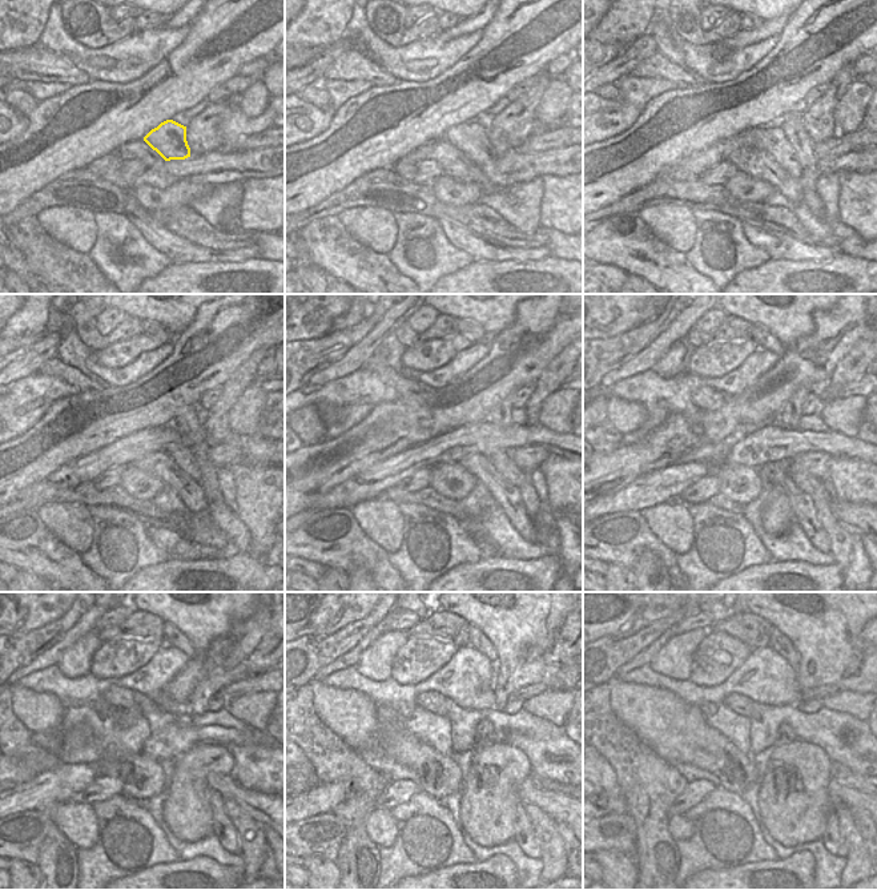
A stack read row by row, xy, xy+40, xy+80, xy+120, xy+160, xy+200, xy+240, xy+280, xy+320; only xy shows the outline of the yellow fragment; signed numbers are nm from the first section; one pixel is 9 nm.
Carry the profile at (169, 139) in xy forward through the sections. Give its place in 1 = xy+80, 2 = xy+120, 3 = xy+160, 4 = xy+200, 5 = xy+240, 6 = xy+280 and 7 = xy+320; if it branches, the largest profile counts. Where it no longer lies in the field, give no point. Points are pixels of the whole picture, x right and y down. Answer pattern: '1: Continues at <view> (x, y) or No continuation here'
1: Continues at xy+80 (772, 141)
2: Continues at xy+120 (182, 456)
3: Continues at xy+160 (505, 475)
4: Continues at xy+200 (853, 514)
5: Continues at xy+240 (257, 805)
6: Continues at xy+280 (554, 804)
7: Continues at xy+320 (852, 798).

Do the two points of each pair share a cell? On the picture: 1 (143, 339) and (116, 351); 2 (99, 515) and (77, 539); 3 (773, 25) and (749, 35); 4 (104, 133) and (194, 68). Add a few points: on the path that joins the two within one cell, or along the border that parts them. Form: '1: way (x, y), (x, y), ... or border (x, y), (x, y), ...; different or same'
1: way (136, 346), (129, 351), (123, 351); same
2: border (88, 507), (93, 539), (85, 552); different
3: way (768, 28), (755, 35); same
4: way (127, 112), (172, 87); same

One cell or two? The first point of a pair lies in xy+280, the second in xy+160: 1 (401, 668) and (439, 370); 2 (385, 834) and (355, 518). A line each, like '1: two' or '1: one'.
1: two
2: one

